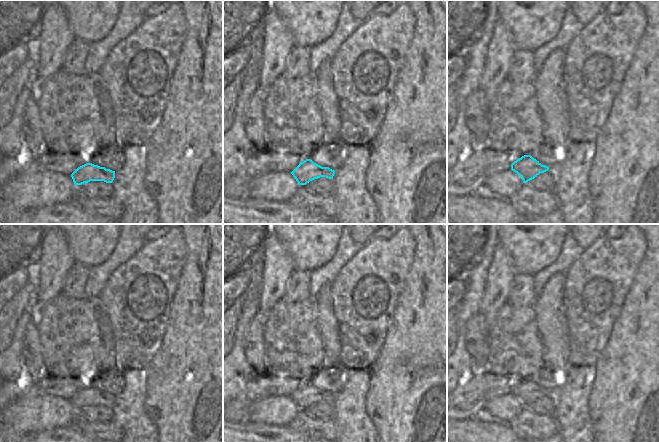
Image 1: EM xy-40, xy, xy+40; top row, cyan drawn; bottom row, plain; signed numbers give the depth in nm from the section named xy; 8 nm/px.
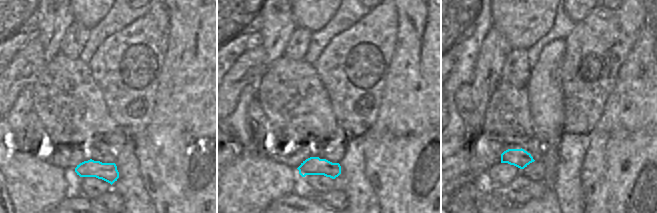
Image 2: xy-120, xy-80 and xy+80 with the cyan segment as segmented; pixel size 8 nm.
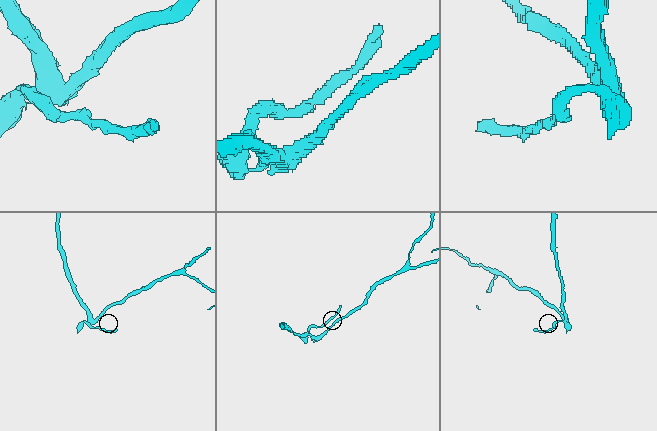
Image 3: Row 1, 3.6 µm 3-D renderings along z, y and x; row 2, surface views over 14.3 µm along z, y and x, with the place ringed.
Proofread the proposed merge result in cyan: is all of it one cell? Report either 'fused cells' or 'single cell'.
fused cells

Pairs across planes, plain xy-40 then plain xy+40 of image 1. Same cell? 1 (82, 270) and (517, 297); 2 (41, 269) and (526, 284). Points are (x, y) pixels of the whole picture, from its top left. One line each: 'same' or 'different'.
1: same
2: different

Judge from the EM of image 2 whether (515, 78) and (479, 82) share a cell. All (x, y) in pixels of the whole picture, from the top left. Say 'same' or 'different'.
different

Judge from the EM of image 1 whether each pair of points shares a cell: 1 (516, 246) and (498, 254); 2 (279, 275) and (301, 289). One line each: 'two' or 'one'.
1: two
2: two

